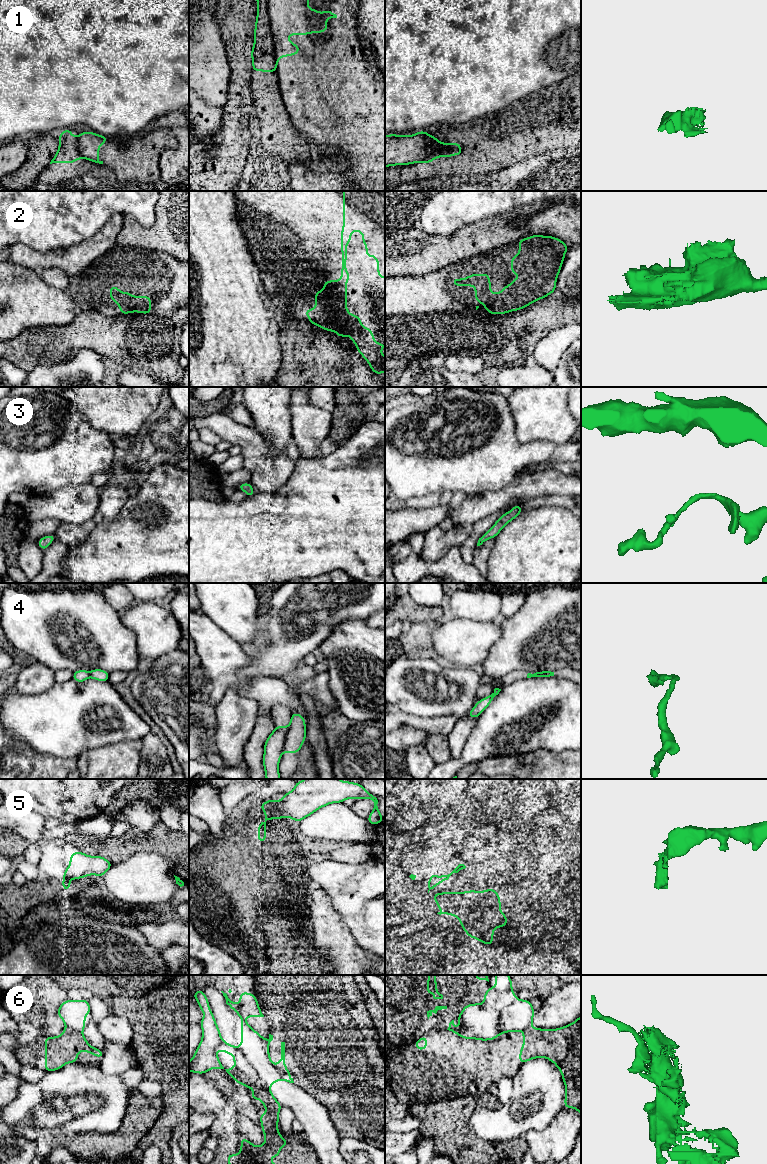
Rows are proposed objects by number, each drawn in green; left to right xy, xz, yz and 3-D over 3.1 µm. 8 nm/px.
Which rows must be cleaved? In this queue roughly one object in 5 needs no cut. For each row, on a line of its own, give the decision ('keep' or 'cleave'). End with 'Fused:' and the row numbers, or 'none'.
1: cleave
2: keep
3: keep
4: cleave
5: cleave
6: cleave
Fused: 1, 4, 5, 6

